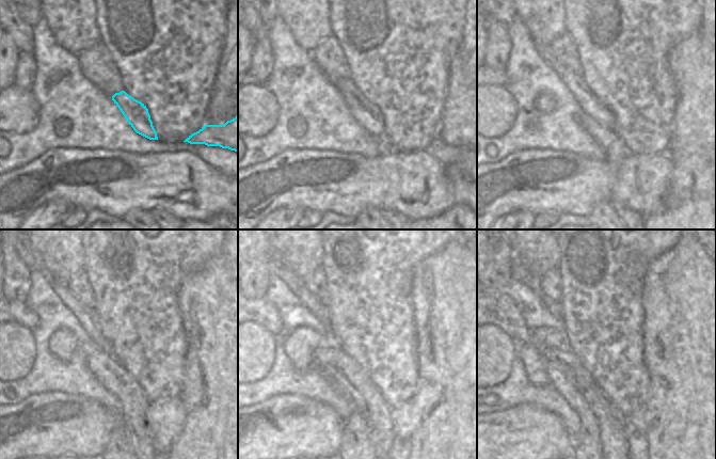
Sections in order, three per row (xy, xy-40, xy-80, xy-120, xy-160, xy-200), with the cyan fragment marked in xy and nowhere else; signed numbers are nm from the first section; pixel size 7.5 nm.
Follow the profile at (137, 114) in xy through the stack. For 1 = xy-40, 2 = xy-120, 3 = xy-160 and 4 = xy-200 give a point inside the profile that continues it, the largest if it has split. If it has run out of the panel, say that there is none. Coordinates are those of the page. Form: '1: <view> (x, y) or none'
1: xy-40 (366, 113)
2: xy-120 (86, 316)
3: xy-160 (297, 285)
4: xy-200 (534, 282)

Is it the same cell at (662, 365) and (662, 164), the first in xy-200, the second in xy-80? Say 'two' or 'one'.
two

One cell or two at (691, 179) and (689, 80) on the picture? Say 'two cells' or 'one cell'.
one cell

